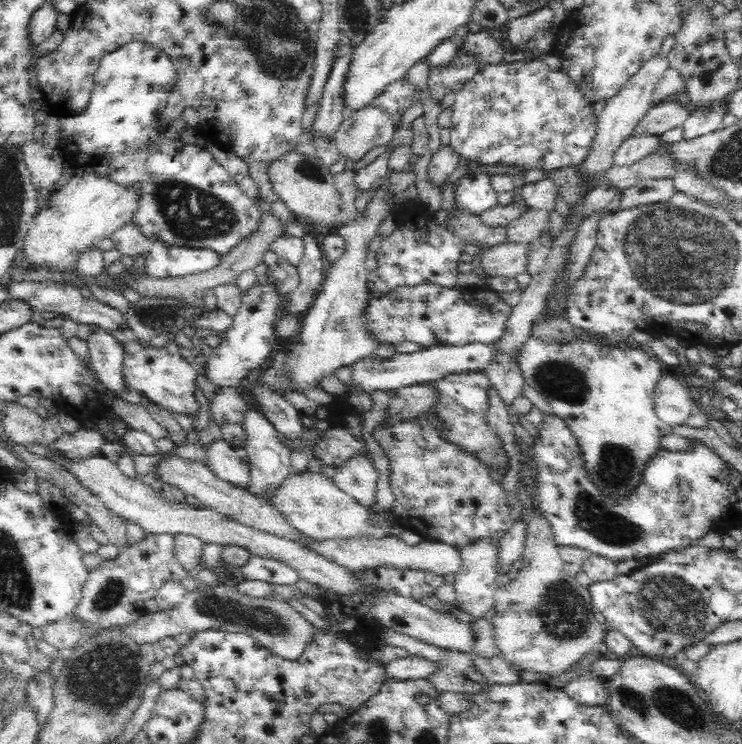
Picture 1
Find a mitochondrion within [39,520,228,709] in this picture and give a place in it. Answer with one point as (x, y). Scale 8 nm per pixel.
(108, 598)

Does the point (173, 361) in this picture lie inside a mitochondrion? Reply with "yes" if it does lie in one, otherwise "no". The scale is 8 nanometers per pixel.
no

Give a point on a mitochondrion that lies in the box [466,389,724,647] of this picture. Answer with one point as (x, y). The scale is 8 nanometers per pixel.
(668, 603)

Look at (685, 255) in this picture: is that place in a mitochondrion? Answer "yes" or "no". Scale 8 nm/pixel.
yes

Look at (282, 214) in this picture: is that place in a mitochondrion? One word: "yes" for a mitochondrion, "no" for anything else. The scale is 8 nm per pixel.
no

